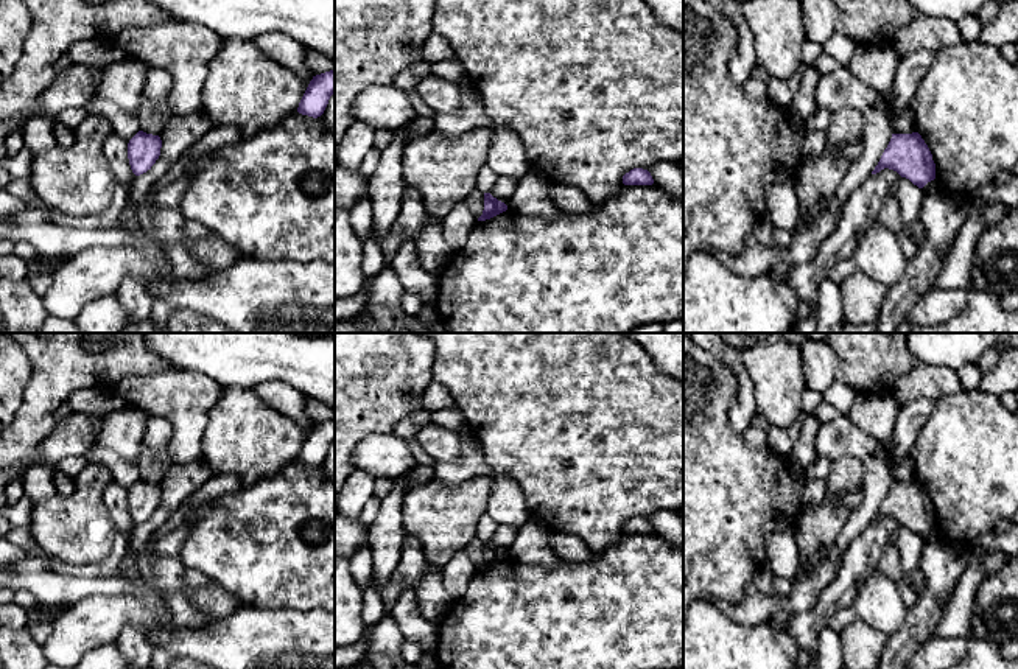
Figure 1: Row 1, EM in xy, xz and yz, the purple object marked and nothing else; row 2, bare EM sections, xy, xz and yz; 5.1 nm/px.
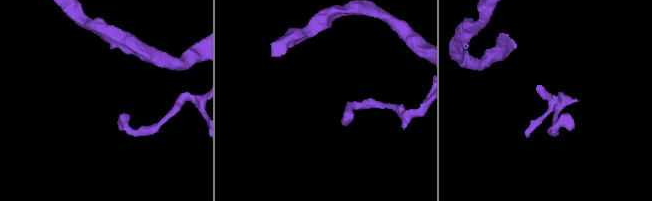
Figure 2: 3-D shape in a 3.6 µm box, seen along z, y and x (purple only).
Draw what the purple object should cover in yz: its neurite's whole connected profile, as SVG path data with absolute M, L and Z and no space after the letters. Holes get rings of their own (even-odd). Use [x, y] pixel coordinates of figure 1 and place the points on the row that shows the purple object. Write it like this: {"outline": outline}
{"outline": "M918 132L892 134L872 174L889 168L909 179L918 188L936 179L932 154Z"}

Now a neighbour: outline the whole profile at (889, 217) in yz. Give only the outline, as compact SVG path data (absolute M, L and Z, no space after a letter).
M887 196L883 202L881 212L876 219L883 227L900 233L904 226L901 222L901 207L897 196Z

